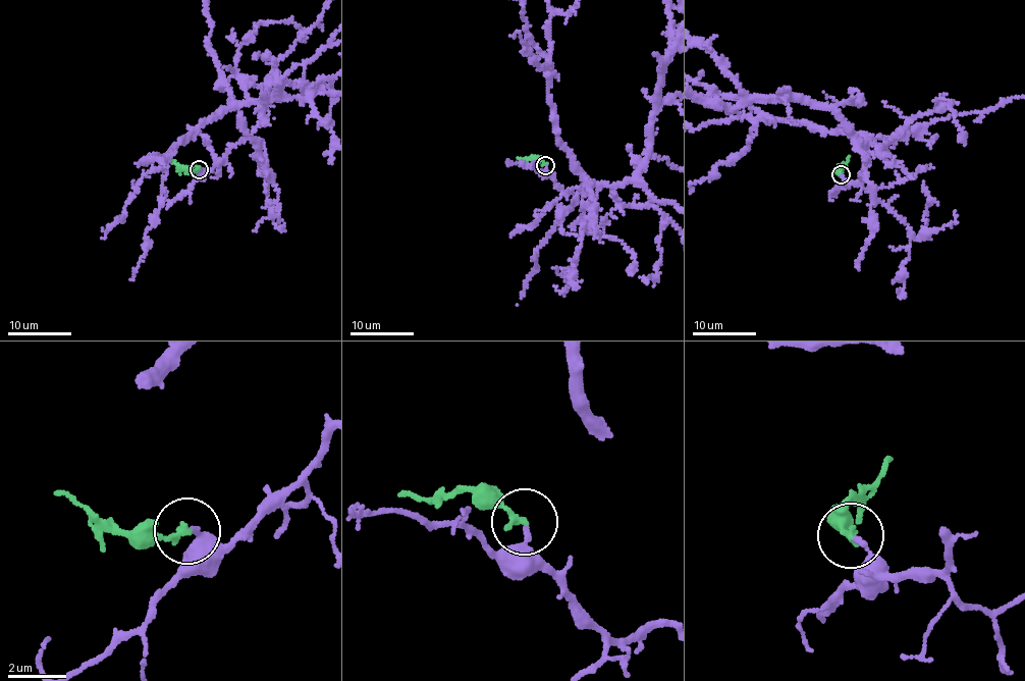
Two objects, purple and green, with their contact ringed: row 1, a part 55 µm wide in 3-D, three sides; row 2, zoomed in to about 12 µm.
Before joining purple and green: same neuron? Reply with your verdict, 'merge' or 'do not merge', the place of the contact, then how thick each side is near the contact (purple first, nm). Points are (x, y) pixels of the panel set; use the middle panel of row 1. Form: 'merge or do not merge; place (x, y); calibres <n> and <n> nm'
do not merge; place (545, 165); calibres 160 and 200 nm

